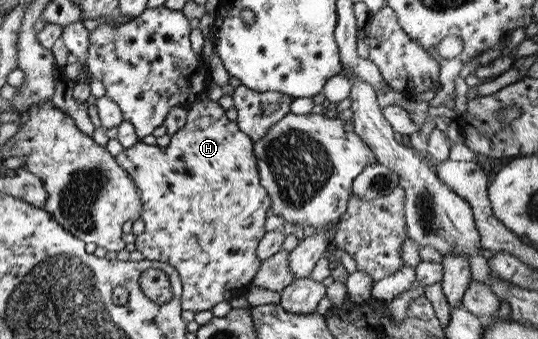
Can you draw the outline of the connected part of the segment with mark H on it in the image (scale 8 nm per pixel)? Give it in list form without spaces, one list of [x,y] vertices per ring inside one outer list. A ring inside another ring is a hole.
[[[207,97],[198,99],[186,107],[187,116],[185,124],[170,136],[170,142],[164,147],[147,145],[141,141],[136,142],[132,147],[120,151],[115,156],[116,165],[124,169],[128,179],[136,185],[138,197],[140,197],[140,220],[144,223],[144,231],[134,241],[136,251],[139,251],[144,259],[148,261],[161,261],[171,265],[177,271],[181,283],[180,309],[191,311],[196,314],[198,311],[210,310],[214,305],[221,302],[228,302],[231,298],[240,294],[241,290],[251,283],[255,271],[259,268],[260,260],[256,257],[256,246],[265,235],[265,216],[270,211],[270,199],[268,193],[258,185],[258,173],[256,173],[256,158],[253,152],[253,142],[242,133],[235,121],[230,121],[224,114],[224,109],[213,100]]]

